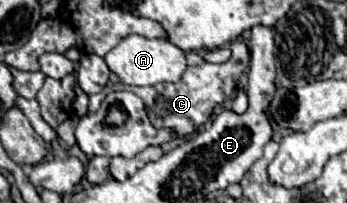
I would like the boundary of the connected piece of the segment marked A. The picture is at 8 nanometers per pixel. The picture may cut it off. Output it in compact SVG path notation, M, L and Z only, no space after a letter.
M131 34L123 38L117 46L119 50L109 50L105 54L105 62L109 70L123 82L133 86L153 86L159 82L177 82L181 74L185 72L185 52L177 46L173 46L169 40L161 38L145 38L139 34Z

